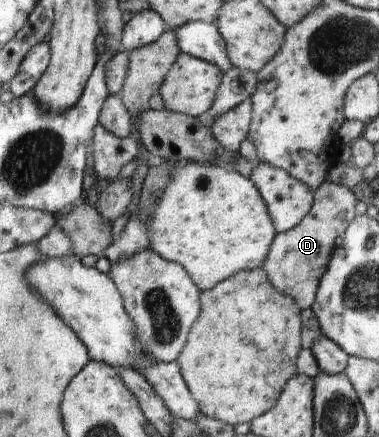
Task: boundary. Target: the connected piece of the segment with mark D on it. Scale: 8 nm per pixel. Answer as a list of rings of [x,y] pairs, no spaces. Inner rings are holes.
[[[334,181],[324,182],[314,192],[310,214],[290,231],[276,234],[273,238],[262,267],[276,290],[293,297],[300,308],[314,306],[320,281],[337,249],[336,240],[344,236],[351,220],[356,218],[356,208],[360,208],[360,200],[352,192],[352,187]]]

